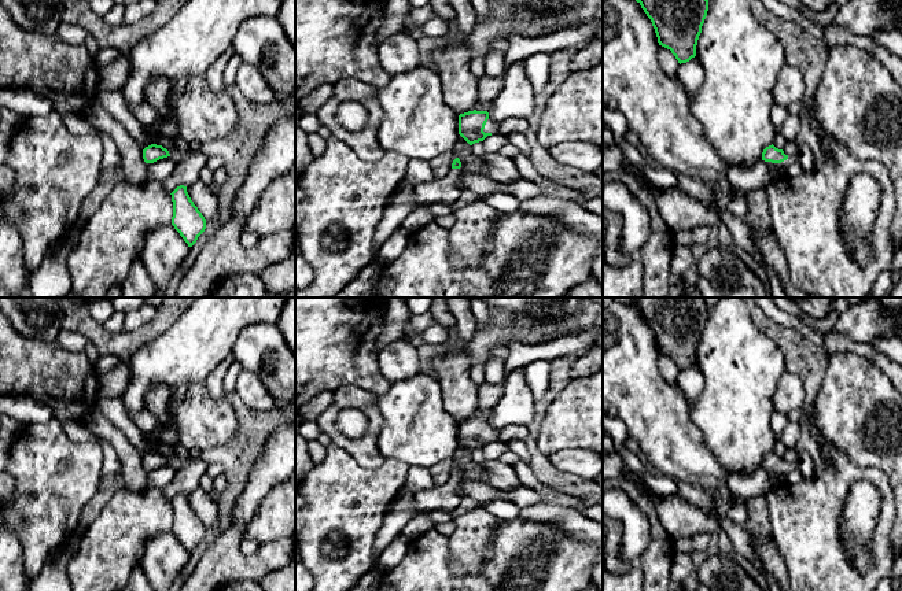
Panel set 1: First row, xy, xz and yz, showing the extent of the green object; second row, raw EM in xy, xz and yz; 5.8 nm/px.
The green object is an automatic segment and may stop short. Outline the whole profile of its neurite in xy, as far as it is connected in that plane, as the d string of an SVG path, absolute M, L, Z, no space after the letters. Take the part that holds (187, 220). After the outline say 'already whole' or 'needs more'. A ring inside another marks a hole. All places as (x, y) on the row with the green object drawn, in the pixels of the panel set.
M180 185L170 195L173 202L172 225L188 247L192 247L205 232L206 219L191 200L187 186Z; already whole

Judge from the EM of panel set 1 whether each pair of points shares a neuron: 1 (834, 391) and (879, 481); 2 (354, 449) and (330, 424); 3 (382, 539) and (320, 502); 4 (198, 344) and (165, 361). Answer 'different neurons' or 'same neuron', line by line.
1: different neurons
2: same neuron
3: different neurons
4: same neuron

